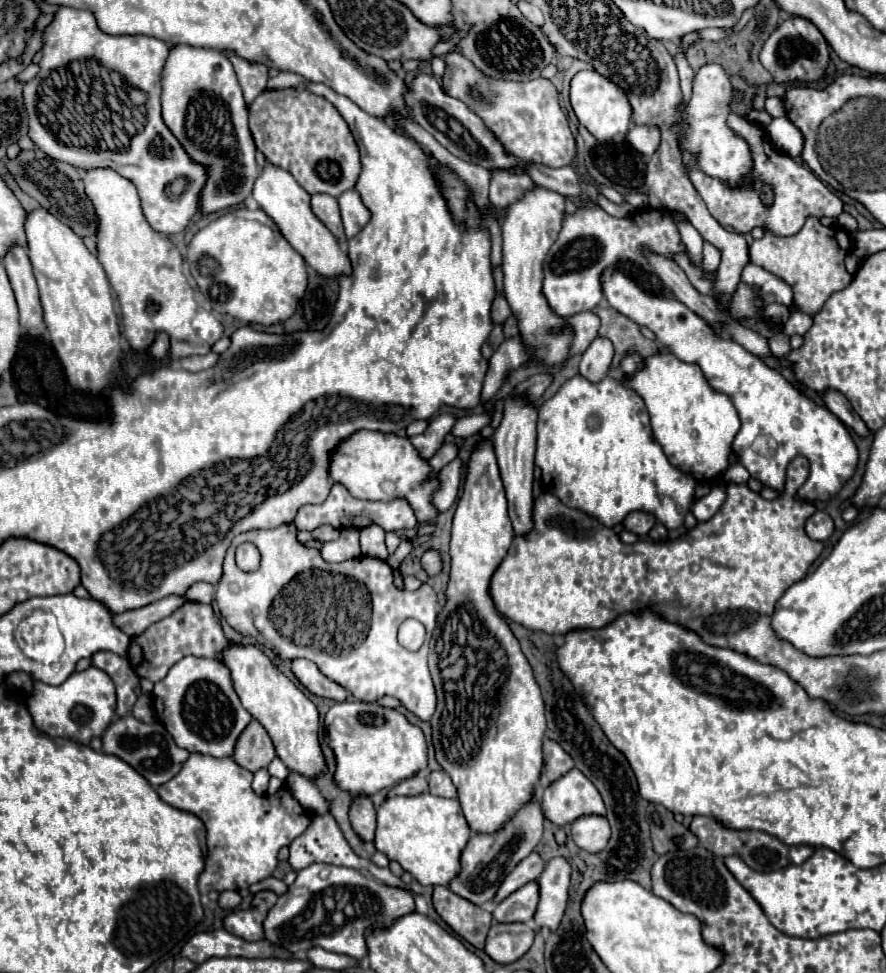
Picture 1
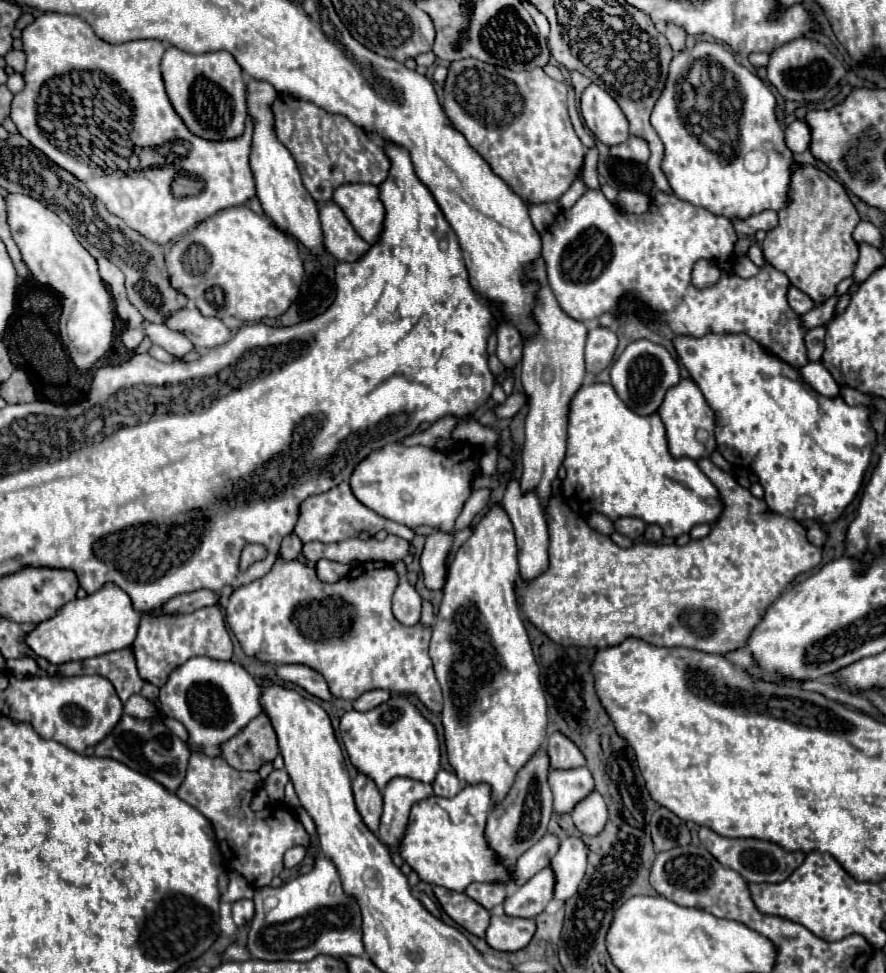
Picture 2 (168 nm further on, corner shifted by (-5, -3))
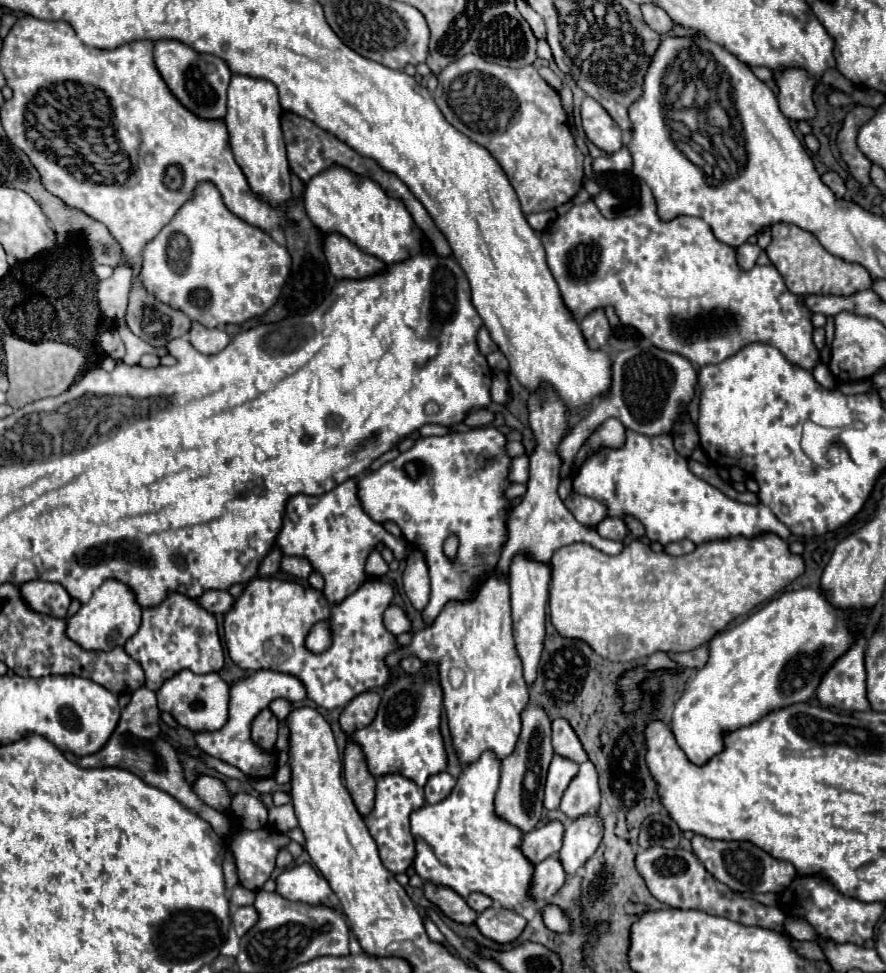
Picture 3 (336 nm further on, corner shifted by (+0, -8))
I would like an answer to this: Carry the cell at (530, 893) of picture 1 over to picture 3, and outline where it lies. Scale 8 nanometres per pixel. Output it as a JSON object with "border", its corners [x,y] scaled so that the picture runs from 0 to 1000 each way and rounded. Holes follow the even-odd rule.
{"border":[[[617,881],[615,885],[606,887],[606,891],[604,891],[599,920],[604,924],[620,924],[638,908],[638,901],[640,899],[638,899],[638,893],[635,893],[631,881]]]}

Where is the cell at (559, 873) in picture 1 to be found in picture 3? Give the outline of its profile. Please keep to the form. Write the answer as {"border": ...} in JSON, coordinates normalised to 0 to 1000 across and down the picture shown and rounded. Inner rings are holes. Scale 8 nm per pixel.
{"border":[[[663,836],[653,842],[647,842],[635,860],[635,871],[631,875],[631,883],[640,895],[647,899],[676,871],[681,862],[681,842],[672,836]]]}

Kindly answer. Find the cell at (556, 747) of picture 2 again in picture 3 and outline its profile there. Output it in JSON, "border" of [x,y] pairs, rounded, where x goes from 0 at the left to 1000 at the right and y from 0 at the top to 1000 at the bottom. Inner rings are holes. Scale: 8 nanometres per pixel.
{"border":[[[640,739],[624,741],[624,768],[626,768],[626,774],[649,780],[649,784],[663,782],[663,774]]]}

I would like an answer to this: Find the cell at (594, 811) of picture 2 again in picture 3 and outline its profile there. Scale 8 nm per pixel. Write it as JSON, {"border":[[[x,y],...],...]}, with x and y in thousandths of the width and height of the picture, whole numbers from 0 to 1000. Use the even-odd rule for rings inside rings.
{"border":[[[660,782],[653,786],[653,794],[638,811],[631,831],[640,840],[651,842],[653,838],[663,838],[663,834],[674,834],[676,821],[678,821],[678,813],[676,813],[674,790],[667,782]]]}

